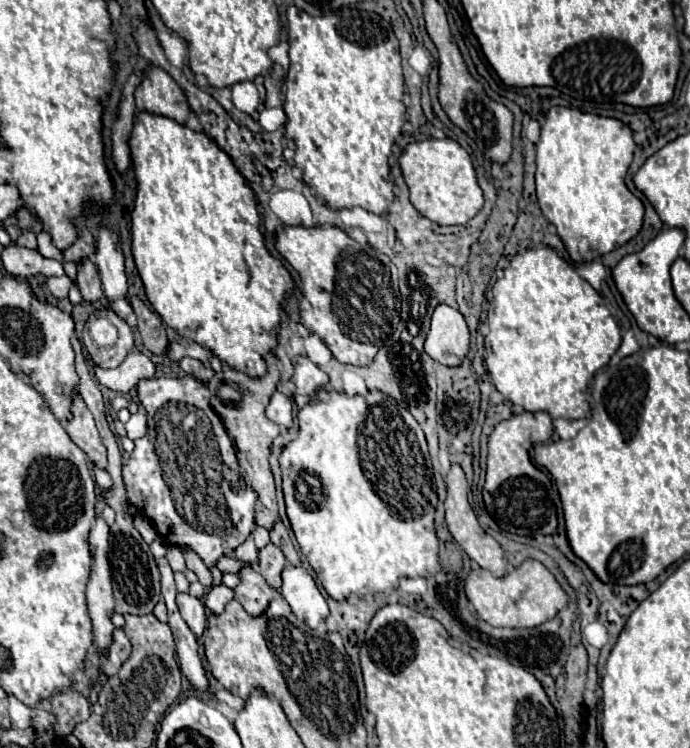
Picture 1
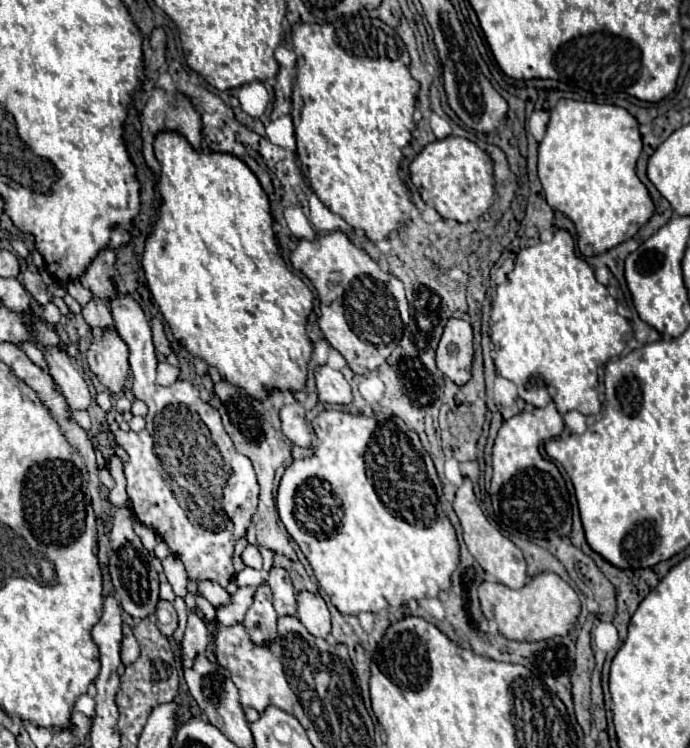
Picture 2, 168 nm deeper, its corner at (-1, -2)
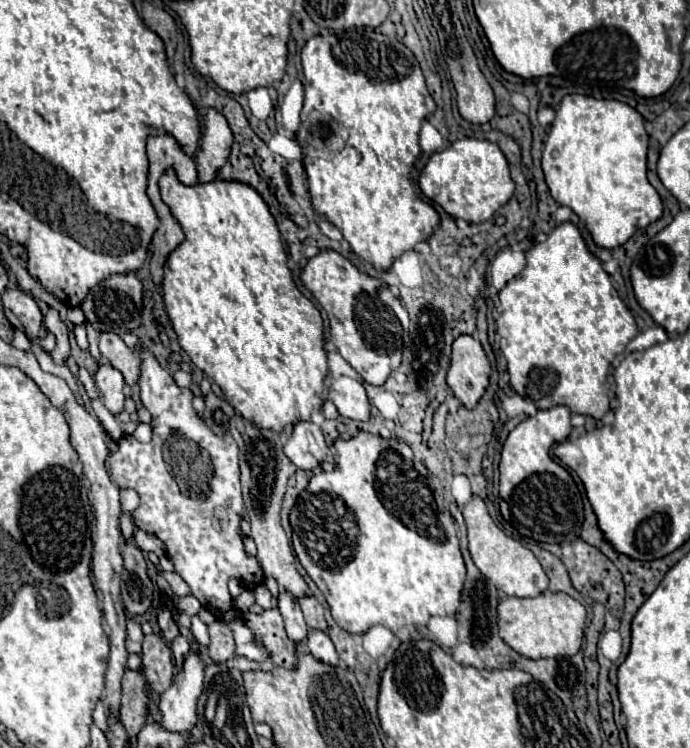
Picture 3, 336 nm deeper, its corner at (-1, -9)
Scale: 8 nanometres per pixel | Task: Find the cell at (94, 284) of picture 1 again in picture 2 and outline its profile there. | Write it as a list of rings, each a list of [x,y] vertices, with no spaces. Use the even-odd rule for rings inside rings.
[[[92,296],[92,300],[88,302],[88,306],[82,308],[82,316],[90,324],[90,328],[96,330],[96,332],[102,332],[106,328],[114,328],[108,304],[102,298]]]

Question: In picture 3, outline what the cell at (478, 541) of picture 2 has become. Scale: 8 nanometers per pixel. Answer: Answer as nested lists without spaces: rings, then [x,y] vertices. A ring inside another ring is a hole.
[[[474,495],[472,501],[464,507],[464,519],[468,525],[468,551],[480,573],[490,579],[498,591],[508,597],[536,597],[548,589],[548,575],[544,573],[540,561],[530,549],[526,549],[520,541],[508,537],[492,521],[486,503],[480,497]]]

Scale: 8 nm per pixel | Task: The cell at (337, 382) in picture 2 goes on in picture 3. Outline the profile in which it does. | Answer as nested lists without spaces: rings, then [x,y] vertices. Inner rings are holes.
[[[340,377],[332,385],[328,385],[328,395],[338,407],[342,417],[356,419],[356,421],[368,421],[370,419],[370,403],[366,389],[360,381],[352,377]]]

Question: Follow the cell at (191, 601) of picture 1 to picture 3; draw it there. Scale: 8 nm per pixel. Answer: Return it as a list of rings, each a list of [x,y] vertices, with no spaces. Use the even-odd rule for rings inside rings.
[[[190,651],[184,667],[176,673],[170,689],[162,693],[162,723],[170,731],[190,731],[196,723],[196,701],[204,689],[204,663],[200,653]]]

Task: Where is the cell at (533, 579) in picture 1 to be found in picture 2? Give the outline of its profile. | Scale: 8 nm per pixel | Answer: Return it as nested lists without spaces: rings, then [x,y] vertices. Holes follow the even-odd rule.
[[[540,572],[530,576],[528,582],[518,590],[512,590],[498,582],[482,582],[478,588],[478,600],[482,614],[498,626],[498,632],[518,642],[566,636],[580,614],[578,594],[568,582],[552,572]]]

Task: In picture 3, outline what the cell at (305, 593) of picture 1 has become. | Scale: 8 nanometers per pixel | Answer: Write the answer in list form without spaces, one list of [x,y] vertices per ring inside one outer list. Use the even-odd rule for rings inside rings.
[[[310,631],[306,647],[312,653],[312,657],[318,659],[318,661],[322,661],[322,663],[328,663],[332,667],[336,667],[340,663],[338,653],[336,653],[330,637],[326,633],[322,633],[322,631]]]

